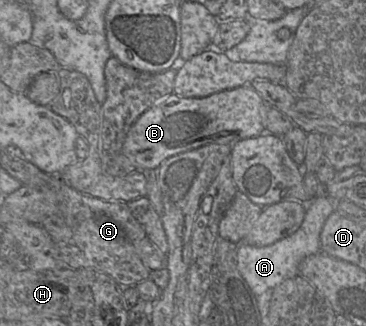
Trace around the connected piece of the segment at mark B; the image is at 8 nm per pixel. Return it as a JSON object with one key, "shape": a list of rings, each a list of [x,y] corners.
{"shape":[[[246,84],[207,97],[181,97],[174,92],[150,107],[129,129],[123,154],[137,170],[155,170],[167,158],[218,143],[230,144],[265,133],[264,108],[260,94]]]}

